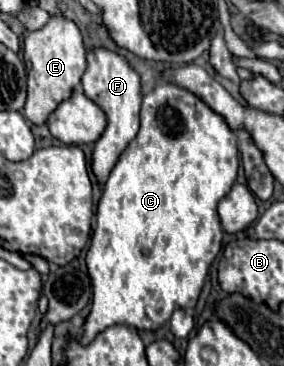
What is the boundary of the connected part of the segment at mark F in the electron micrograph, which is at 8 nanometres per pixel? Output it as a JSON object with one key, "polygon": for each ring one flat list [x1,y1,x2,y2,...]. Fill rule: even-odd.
{"polygon":[[95,48,87,54,87,70,81,78,81,86,85,90,85,96,93,100,107,116,107,128,93,144,93,158,91,158,91,170,97,176,99,184,103,184,111,168,117,164,119,156,123,154,123,150,129,146,129,142,135,138,139,130,141,84,137,72,127,64,123,56,113,54,105,48]]}

